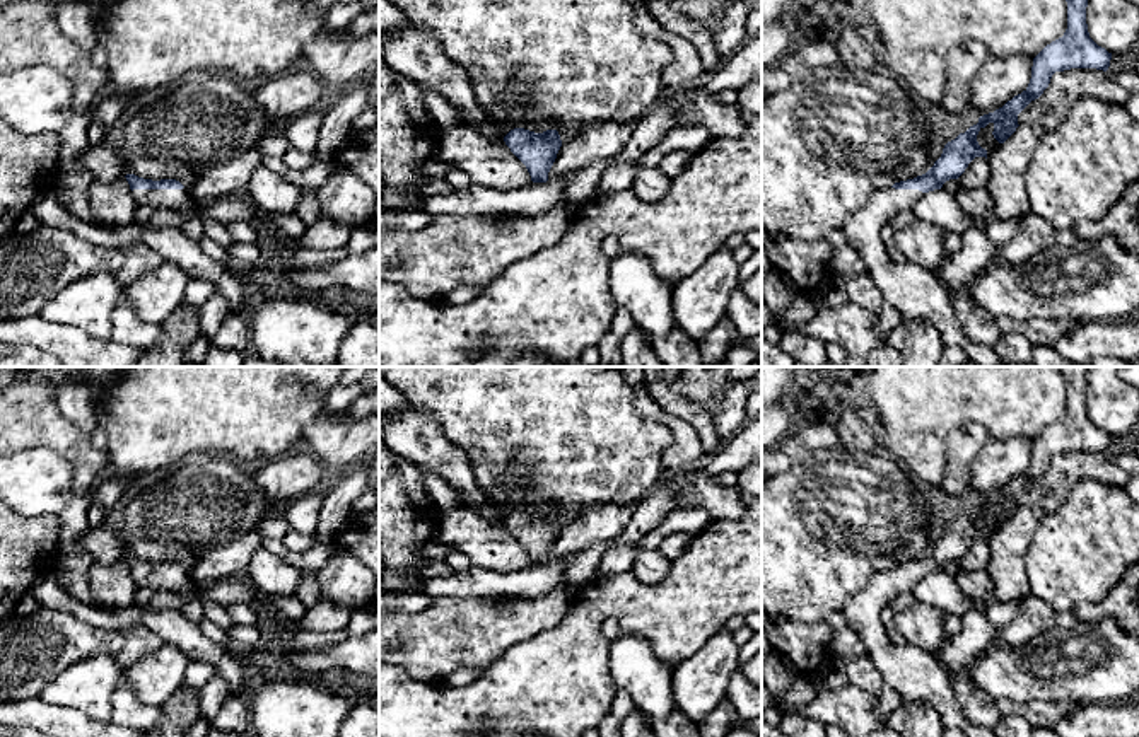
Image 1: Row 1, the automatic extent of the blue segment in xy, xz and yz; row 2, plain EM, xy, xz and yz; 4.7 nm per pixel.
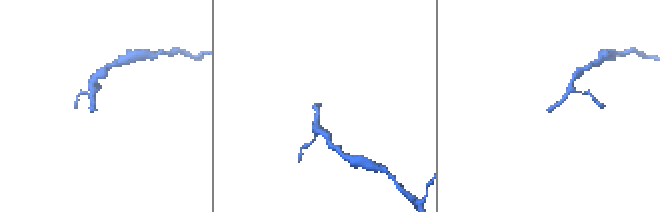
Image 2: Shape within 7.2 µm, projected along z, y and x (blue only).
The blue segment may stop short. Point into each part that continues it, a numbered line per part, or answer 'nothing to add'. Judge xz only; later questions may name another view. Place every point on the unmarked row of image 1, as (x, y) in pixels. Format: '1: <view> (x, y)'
nothing to add

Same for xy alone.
1: xy (159, 582)

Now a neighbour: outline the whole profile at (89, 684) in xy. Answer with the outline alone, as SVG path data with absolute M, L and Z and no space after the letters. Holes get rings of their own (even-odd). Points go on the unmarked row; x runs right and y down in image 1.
M102 652L61 670L39 698L50 705L79 710L89 718L111 720L111 699L123 676L116 659Z

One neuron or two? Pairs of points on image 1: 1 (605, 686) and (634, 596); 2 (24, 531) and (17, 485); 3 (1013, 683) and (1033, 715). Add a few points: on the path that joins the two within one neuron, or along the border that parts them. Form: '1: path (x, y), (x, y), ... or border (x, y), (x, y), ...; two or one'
1: path (598, 664), (598, 637), (613, 618); one
2: border (17, 512), (53, 516), (60, 531); two
3: border (1064, 700), (998, 702); two

